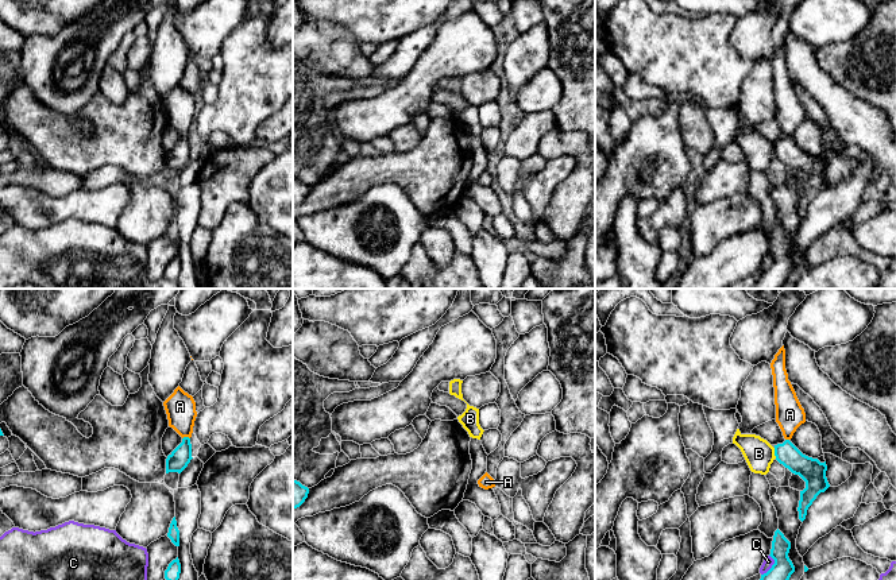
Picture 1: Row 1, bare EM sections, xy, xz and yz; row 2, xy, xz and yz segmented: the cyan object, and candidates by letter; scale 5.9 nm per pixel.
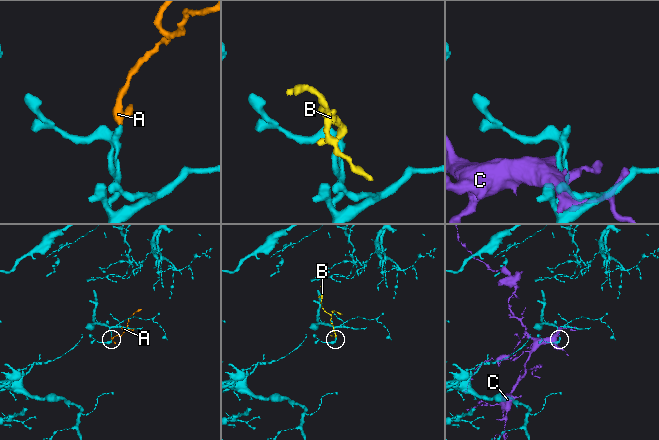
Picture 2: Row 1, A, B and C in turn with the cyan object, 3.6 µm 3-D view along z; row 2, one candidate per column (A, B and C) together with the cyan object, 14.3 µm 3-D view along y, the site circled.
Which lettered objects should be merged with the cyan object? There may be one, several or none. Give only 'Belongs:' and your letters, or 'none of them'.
Belongs: A

